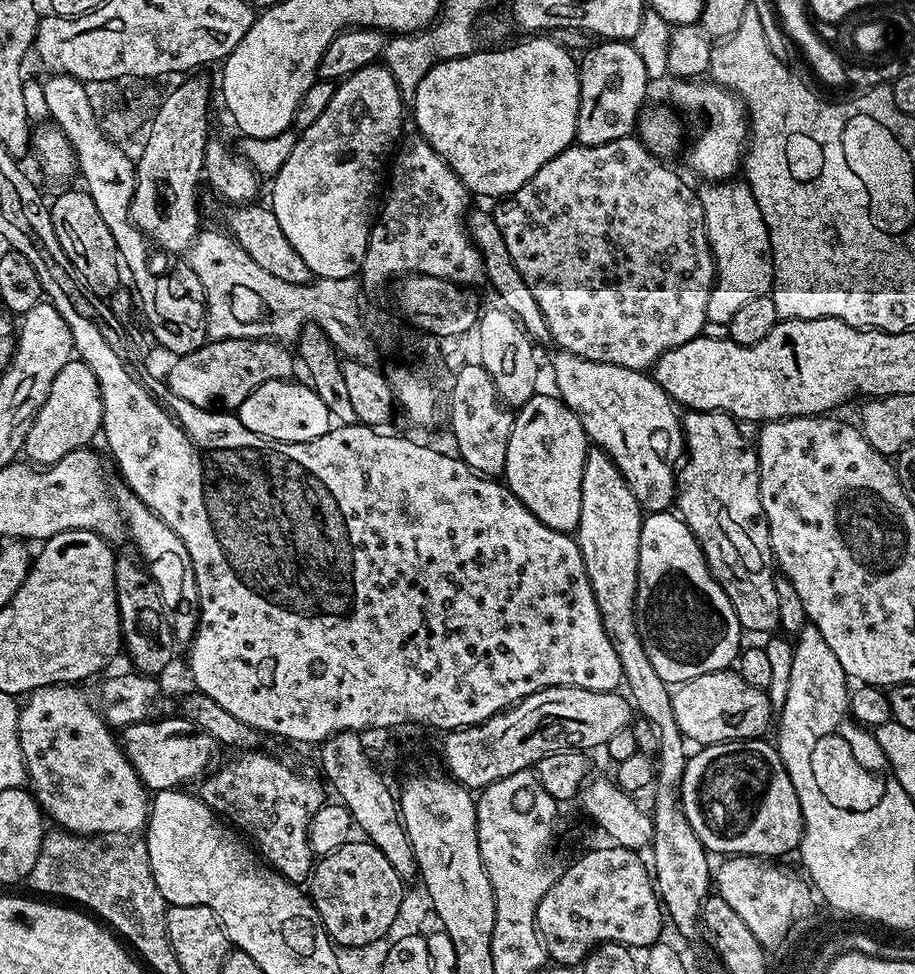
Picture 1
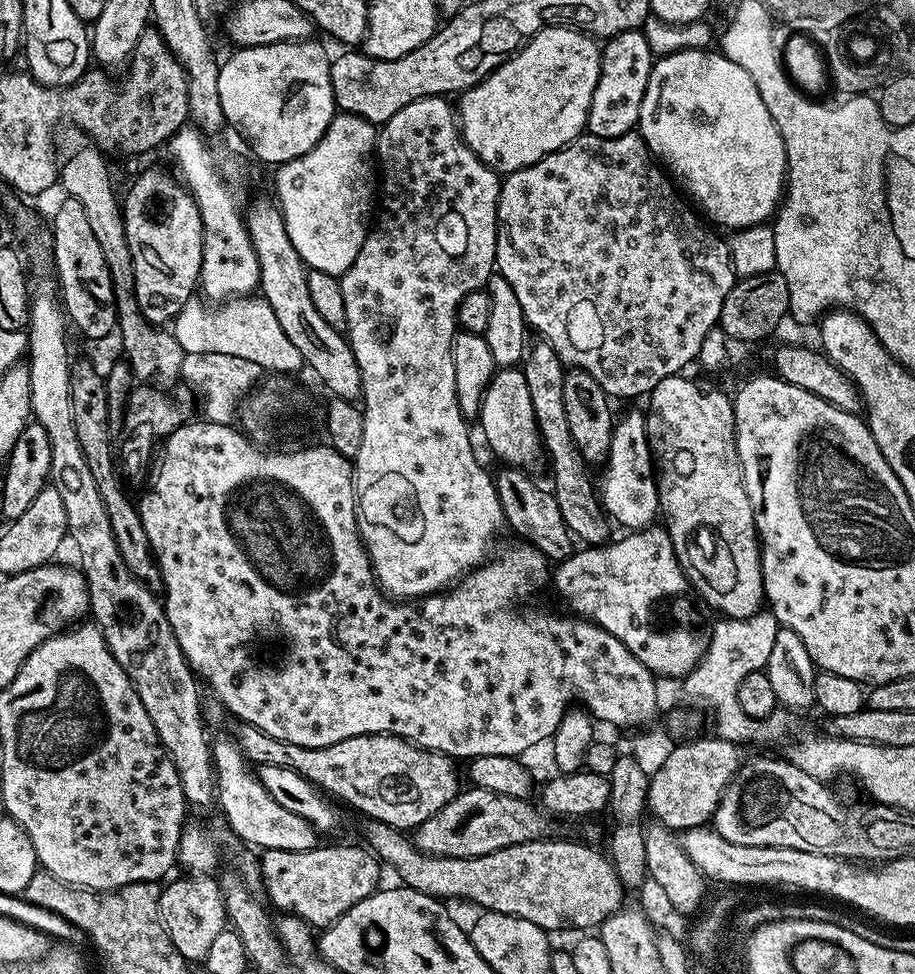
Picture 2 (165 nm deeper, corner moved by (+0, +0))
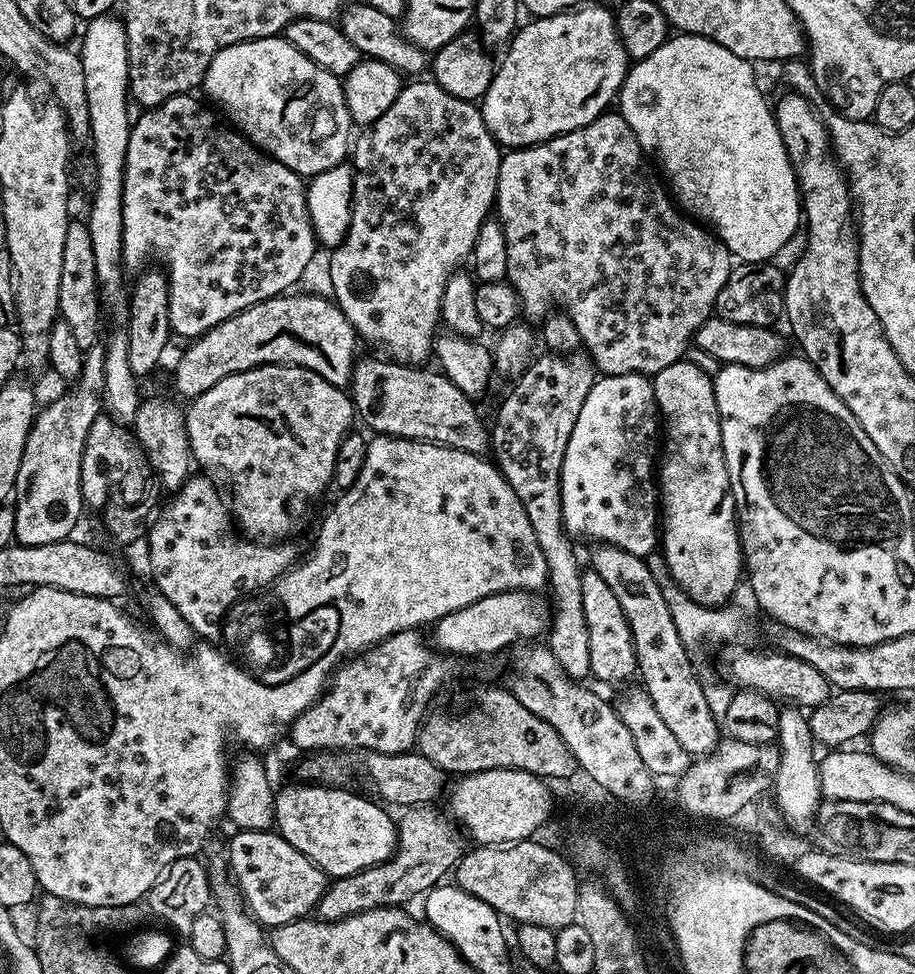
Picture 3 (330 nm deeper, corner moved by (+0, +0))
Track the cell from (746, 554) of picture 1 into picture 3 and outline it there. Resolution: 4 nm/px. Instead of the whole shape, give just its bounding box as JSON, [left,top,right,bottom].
[651,358,744,606]

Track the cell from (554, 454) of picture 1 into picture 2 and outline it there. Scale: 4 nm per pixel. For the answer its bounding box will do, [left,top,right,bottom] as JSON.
[478,366,542,466]

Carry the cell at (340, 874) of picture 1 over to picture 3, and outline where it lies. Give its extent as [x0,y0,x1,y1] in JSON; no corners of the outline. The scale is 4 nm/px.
[226,830,330,929]

